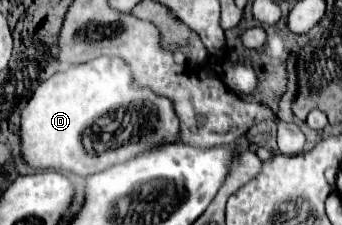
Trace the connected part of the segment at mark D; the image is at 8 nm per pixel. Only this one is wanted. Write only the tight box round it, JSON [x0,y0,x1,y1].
[21,56,179,176]

